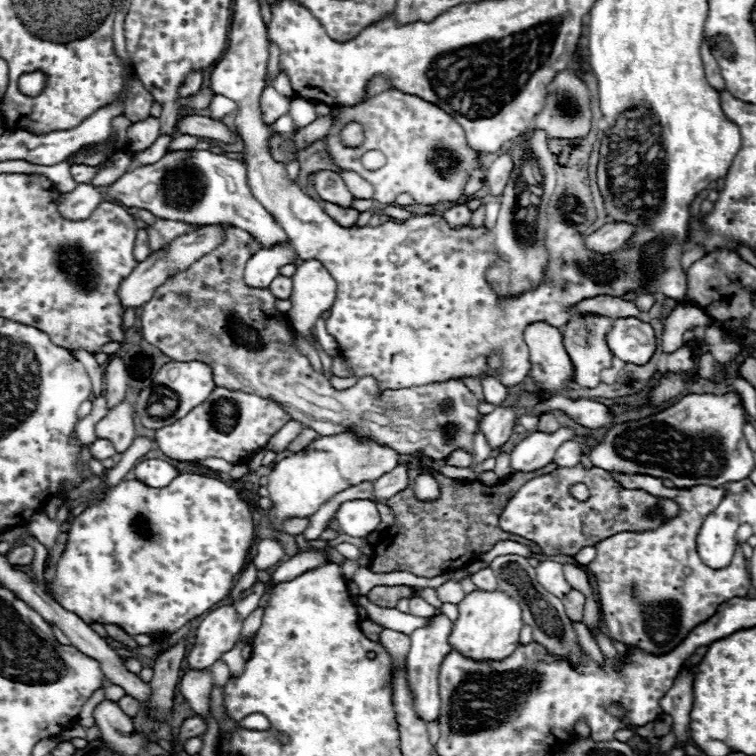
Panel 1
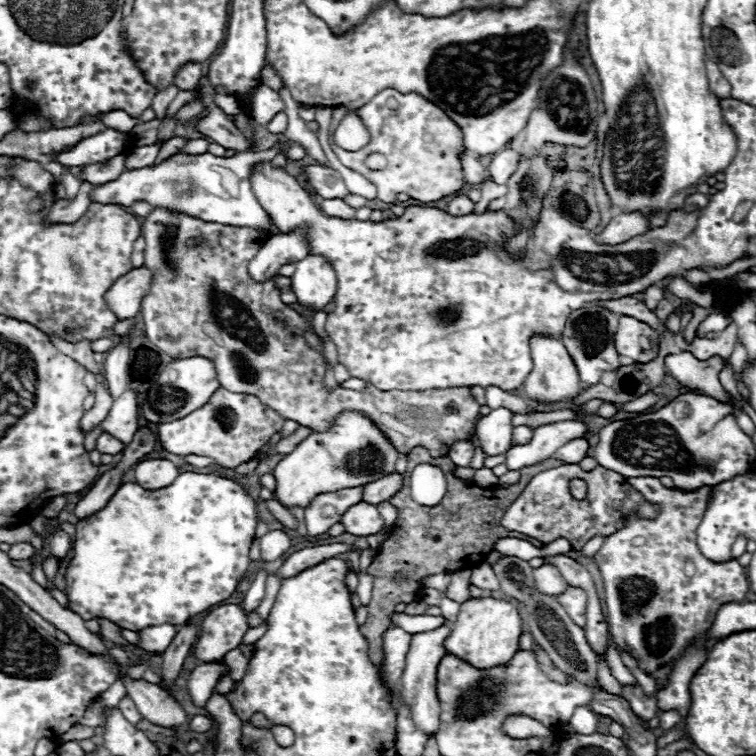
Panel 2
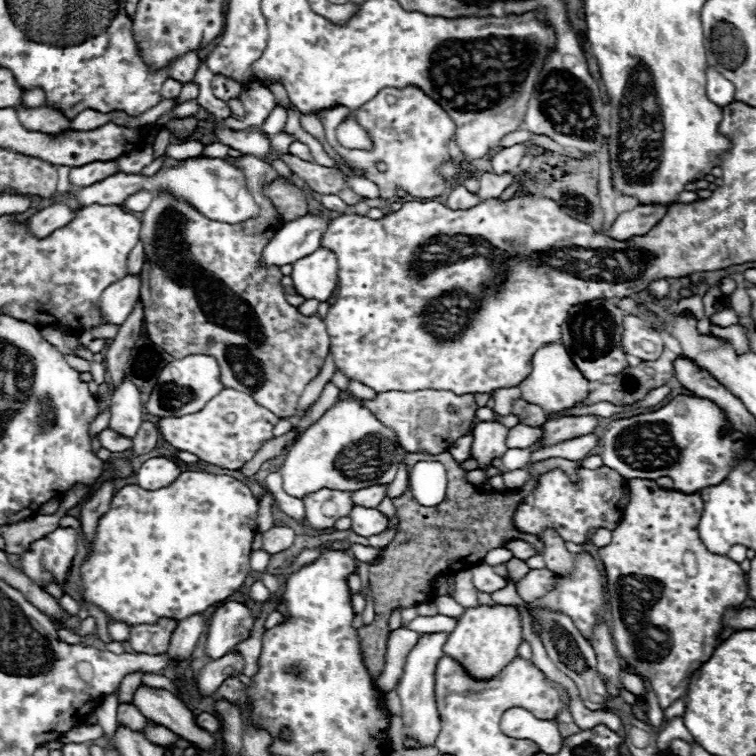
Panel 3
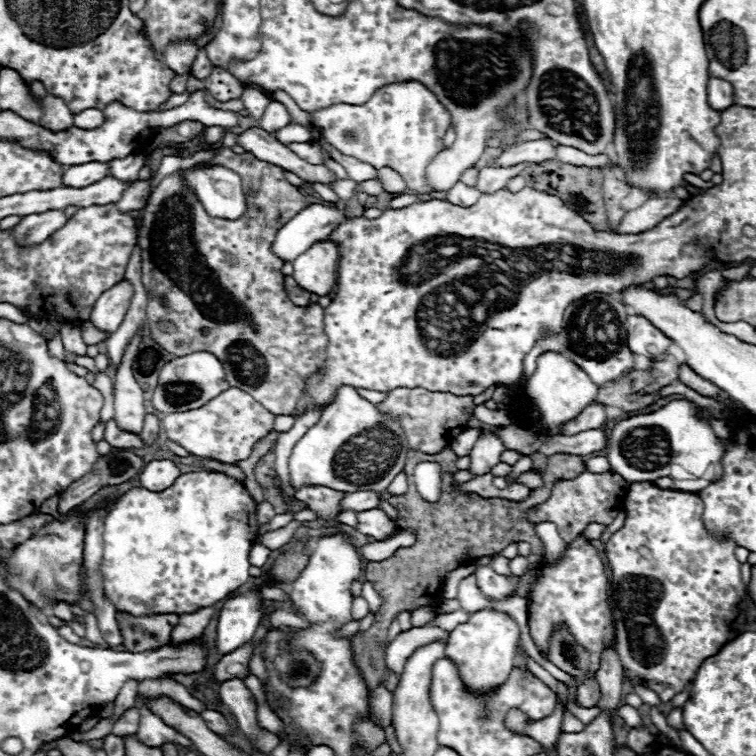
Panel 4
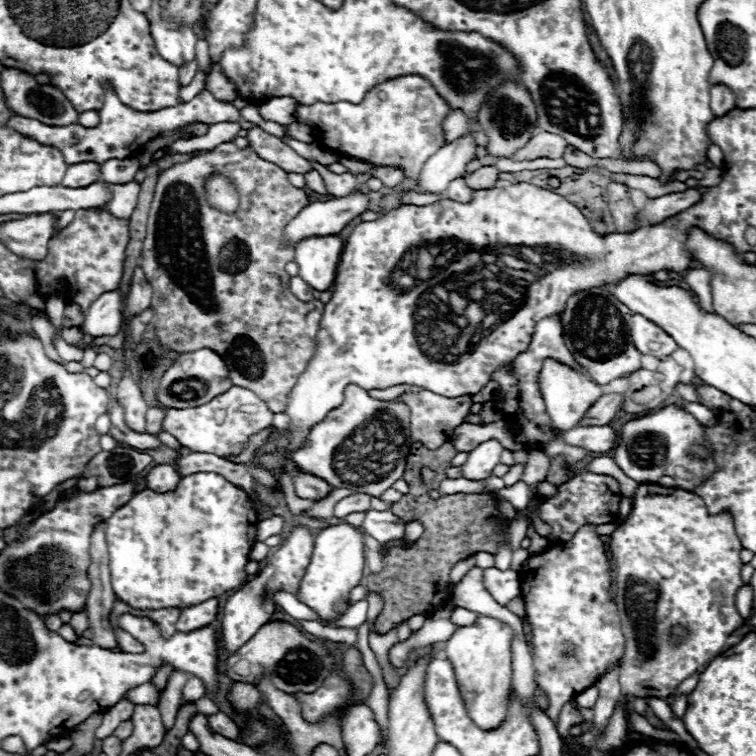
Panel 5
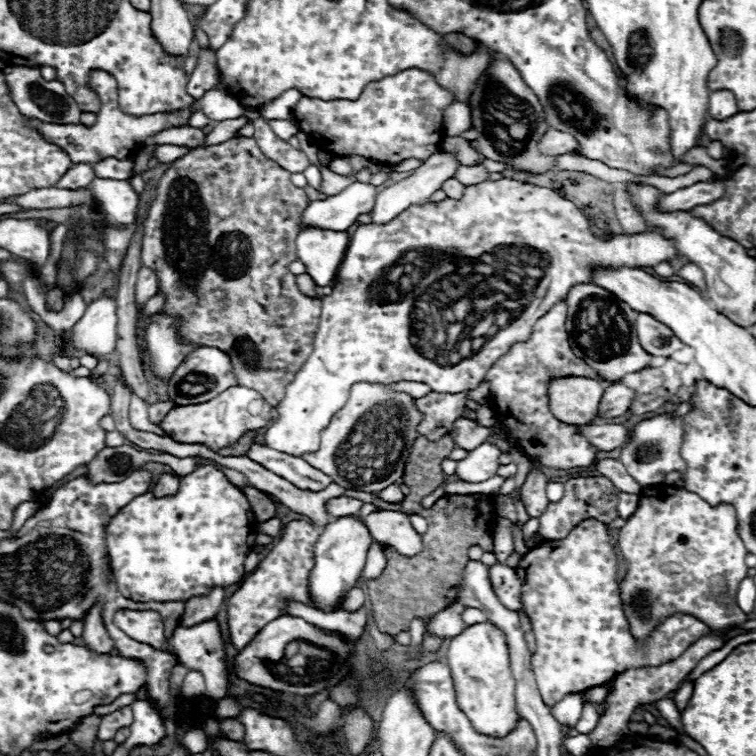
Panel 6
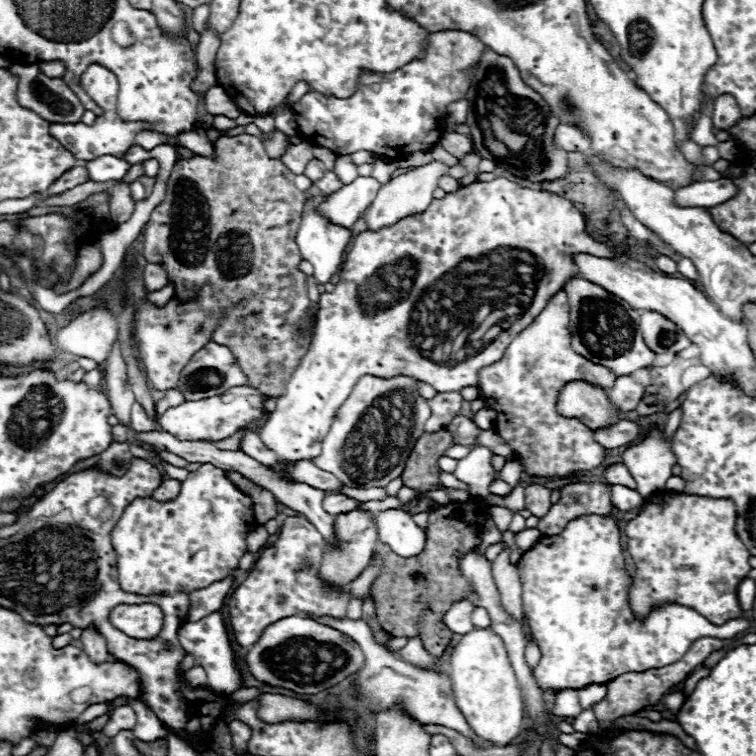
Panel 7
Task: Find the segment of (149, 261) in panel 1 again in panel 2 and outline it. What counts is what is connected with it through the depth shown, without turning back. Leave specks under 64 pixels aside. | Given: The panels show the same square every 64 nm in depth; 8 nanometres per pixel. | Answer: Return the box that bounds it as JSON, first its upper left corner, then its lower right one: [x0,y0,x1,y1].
[106,266,152,320]

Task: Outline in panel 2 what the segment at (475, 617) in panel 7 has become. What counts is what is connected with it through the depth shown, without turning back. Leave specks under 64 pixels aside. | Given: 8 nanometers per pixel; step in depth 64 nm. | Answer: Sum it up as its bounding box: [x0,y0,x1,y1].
[390,612,444,634]

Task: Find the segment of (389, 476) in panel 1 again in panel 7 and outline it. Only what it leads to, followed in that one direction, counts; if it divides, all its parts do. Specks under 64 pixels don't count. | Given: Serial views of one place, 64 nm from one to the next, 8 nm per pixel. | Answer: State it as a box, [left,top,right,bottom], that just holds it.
[324,494,358,516]

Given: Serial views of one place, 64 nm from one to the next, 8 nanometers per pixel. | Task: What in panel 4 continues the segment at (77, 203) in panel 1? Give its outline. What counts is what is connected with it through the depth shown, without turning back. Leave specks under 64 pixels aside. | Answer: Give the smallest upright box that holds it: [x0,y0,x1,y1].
[14,210,66,244]

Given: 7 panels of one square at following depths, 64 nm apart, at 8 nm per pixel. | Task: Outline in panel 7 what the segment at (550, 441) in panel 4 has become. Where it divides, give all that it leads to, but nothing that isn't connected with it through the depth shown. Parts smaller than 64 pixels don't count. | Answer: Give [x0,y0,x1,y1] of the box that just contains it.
[594,420,642,450]

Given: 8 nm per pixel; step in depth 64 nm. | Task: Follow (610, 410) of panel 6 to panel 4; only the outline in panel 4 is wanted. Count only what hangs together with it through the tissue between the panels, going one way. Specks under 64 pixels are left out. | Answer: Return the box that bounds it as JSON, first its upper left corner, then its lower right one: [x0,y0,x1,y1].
[558,404,606,434]

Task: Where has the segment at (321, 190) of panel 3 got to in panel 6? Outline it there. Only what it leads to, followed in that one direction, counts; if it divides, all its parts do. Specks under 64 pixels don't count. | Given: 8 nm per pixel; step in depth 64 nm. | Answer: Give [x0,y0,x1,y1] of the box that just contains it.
[254,118,308,174]

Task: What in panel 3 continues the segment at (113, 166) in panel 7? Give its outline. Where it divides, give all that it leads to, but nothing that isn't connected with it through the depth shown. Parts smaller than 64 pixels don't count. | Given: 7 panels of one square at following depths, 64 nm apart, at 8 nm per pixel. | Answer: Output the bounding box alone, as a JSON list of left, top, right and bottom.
[118,146,154,174]

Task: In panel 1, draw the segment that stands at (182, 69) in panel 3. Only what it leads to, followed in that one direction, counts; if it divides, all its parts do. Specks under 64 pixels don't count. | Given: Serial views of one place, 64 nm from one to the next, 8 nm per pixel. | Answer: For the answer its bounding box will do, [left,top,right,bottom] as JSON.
[180,72,204,98]

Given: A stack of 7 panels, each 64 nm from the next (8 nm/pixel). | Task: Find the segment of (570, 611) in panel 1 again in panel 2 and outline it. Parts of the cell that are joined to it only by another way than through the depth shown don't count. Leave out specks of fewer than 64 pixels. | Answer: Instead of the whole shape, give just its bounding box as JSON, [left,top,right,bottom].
[556,586,586,628]

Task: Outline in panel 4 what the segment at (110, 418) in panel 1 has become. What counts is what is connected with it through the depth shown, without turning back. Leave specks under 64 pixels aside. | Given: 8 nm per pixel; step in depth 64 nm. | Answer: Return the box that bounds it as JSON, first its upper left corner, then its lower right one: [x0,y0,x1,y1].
[114,334,144,434]

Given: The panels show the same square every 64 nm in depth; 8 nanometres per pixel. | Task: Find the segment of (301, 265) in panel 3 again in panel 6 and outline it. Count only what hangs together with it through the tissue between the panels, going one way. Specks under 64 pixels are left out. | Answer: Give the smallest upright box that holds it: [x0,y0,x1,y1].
[296,228,348,286]

